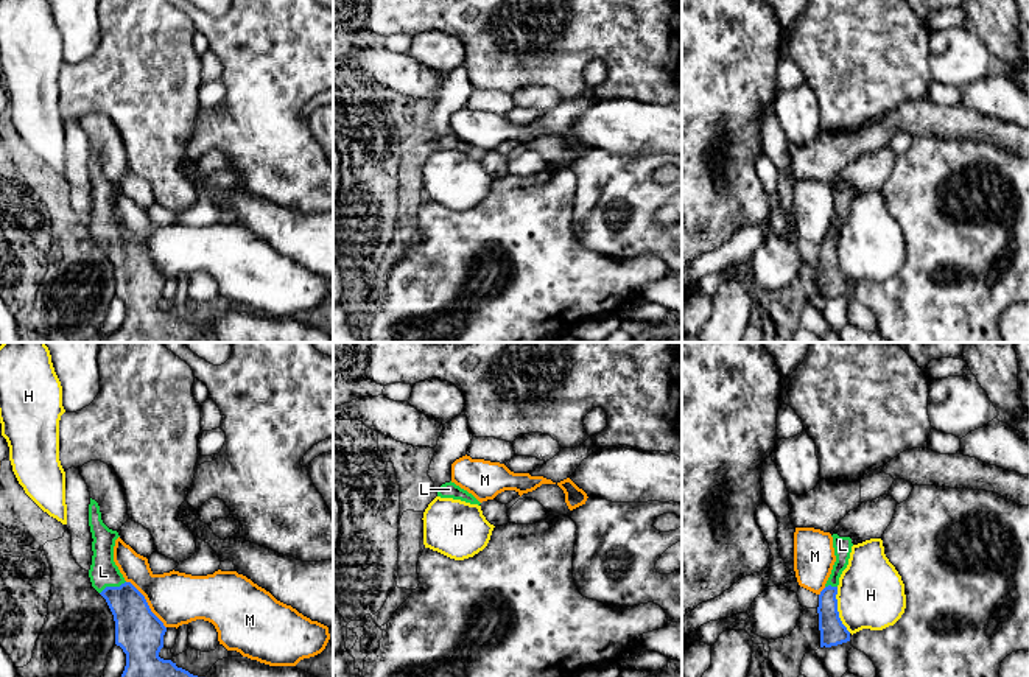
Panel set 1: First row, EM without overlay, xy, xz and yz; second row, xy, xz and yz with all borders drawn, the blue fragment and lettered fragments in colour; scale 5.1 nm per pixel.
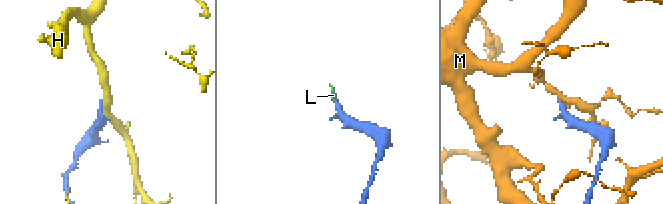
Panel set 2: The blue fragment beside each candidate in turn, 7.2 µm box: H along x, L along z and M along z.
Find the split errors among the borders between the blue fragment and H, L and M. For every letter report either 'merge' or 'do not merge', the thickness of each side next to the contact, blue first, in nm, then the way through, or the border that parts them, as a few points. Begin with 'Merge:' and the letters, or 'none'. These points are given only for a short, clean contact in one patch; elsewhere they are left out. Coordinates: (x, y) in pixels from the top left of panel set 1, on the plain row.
Merge: L
H: do not merge | 140/360 nm
L: merge | 220/150 nm | across xy (137, 279), (128, 256), (112, 238), (103, 223)
M: do not merge | 240/280 nm

